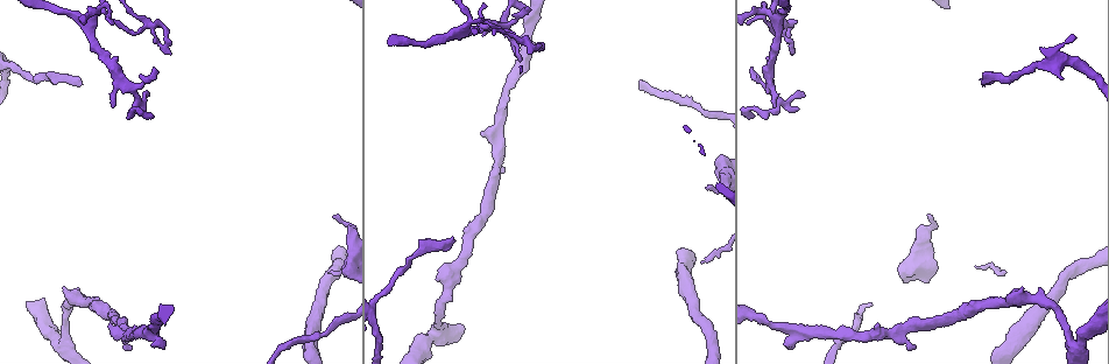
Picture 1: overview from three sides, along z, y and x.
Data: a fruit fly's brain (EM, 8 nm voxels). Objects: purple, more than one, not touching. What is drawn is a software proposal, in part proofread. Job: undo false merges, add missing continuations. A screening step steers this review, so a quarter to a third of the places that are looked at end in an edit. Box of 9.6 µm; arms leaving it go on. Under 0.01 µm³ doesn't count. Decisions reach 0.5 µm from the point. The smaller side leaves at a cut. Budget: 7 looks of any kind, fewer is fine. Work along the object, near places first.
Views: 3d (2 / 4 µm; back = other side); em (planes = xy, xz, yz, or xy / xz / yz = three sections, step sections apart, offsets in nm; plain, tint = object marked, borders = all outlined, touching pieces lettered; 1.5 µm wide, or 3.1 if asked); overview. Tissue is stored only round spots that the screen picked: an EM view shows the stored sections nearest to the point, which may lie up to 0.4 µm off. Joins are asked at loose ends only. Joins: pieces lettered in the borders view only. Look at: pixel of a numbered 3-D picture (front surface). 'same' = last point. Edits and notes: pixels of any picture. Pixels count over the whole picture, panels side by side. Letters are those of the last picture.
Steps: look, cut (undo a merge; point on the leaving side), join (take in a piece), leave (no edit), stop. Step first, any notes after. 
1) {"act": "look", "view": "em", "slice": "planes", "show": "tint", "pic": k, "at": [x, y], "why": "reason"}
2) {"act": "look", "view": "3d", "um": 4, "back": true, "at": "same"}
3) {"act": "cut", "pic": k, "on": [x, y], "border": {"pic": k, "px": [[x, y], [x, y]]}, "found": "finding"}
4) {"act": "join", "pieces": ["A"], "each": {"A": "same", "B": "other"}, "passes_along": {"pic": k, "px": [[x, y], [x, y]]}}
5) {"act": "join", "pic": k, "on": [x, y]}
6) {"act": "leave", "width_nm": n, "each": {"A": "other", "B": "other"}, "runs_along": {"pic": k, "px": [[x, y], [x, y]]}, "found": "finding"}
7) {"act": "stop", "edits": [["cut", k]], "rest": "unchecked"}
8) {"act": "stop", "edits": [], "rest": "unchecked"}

{"act": "look", "view": "3d", "um": 4, "pic": 1, "at": [114, 106]}

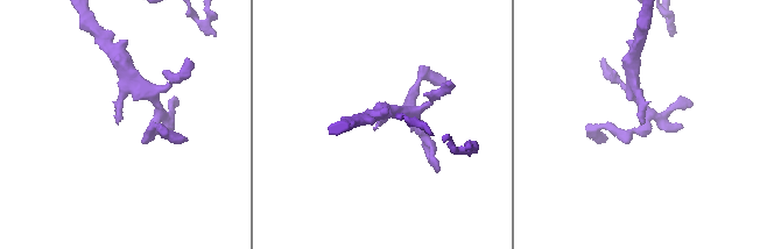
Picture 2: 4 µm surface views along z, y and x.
{"act": "look", "view": "em", "slice": "yz", "step": 8, "show": "borders", "pic": 2, "at": [641, 122]}

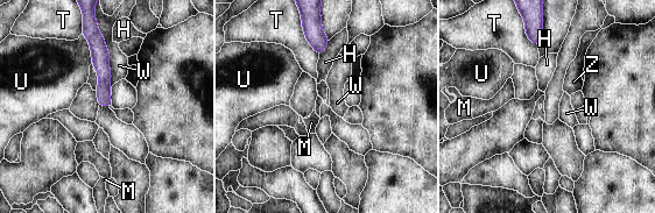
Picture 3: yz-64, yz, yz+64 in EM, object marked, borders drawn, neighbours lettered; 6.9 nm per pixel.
{"act": "look", "view": "em", "slice": "planes", "show": "borders", "at": "same", "why": "another direction"}

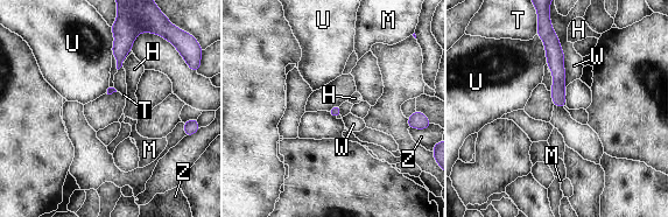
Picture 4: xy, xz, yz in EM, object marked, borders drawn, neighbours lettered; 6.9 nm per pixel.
{"act": "leave", "each": {"H": "other", "M": "other", "T": "other", "U": "other", "W": "other", "Z": "other"}, "runs_along": {"pic": 4, "px": [[555, 39], [558, 99], [562, 104]]}, "found": "no lettered piece goes on from it"}

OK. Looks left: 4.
{"act": "look", "view": "3d", "um": 4, "pic": 1, "at": [145, 28], "why": "abrupt turn"}

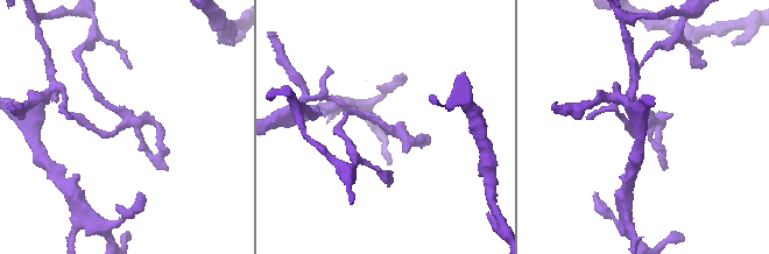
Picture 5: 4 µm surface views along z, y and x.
{"act": "look", "view": "em", "slice": "planes", "show": "borders", "pic": 5, "at": [123, 126], "why": "shape alone is not enough"}

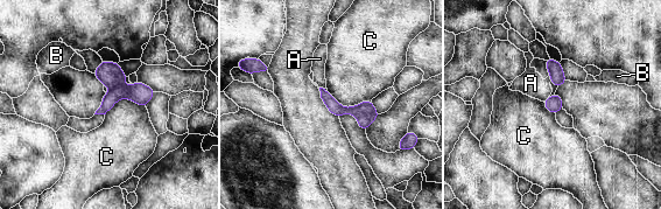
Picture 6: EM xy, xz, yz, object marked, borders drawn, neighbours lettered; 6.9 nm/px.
{"act": "cut", "pic": 6, "on": [363, 123], "each": {"A": "other", "B": "other", "C": "other"}, "border": {"pic": 6, "px": [[357, 118], [363, 116], [370, 123]]}, "found": "a second neuron is stuck on"}

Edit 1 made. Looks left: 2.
{"act": "stop", "edits": [["cut", 6]], "rest": "unchecked"}

